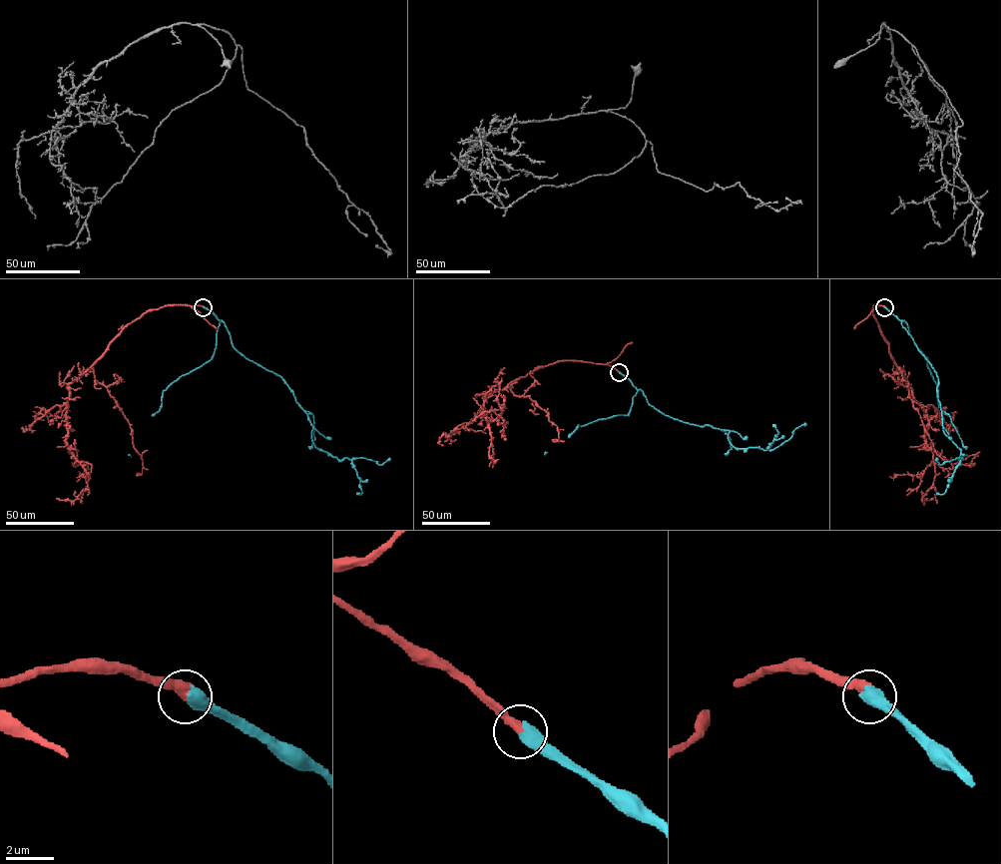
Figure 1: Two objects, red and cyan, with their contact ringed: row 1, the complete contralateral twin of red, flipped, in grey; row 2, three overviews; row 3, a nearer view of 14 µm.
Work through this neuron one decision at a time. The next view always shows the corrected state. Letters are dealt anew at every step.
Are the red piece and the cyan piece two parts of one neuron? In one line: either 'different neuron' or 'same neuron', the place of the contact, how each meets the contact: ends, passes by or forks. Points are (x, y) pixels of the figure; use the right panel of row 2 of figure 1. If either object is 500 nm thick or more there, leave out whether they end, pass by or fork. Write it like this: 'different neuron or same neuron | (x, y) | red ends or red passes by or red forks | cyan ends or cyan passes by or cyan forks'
same neuron | (884, 307)

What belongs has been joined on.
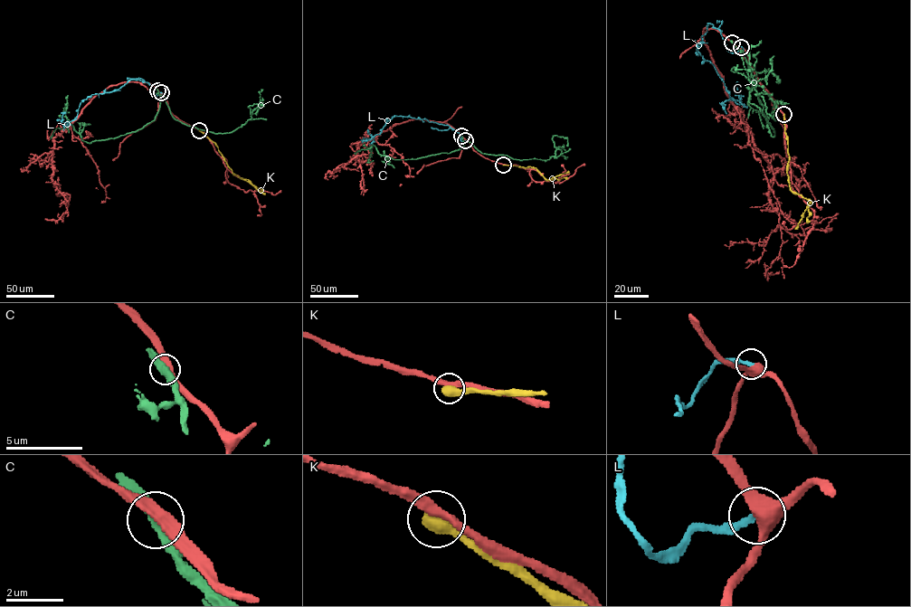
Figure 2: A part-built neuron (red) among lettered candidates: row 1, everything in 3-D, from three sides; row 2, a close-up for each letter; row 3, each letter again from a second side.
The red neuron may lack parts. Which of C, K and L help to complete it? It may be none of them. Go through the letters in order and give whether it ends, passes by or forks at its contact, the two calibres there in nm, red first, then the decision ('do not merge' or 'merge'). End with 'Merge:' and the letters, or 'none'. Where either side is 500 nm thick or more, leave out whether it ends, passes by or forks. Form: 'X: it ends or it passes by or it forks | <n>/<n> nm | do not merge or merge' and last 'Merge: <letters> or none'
C: it passes by | 360/400 nm | do not merge
K: 320/600 nm | do not merge
L: it ends | 440/260 nm | do not merge
Merge: none

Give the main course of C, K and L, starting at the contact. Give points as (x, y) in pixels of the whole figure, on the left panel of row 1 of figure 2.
C: (157, 90), (155, 118), (113, 138), (83, 141), (67, 119), (66, 106), (63, 111), (69, 112)
K: (199, 130), (216, 145), (233, 174), (265, 194)
L: (161, 92), (156, 96), (148, 83), (132, 80), (115, 90), (81, 100), (77, 117), (63, 125), (66, 112)

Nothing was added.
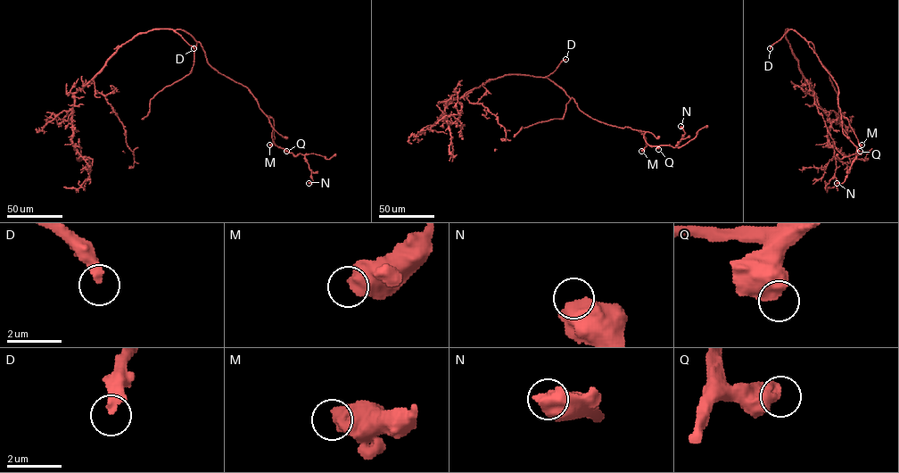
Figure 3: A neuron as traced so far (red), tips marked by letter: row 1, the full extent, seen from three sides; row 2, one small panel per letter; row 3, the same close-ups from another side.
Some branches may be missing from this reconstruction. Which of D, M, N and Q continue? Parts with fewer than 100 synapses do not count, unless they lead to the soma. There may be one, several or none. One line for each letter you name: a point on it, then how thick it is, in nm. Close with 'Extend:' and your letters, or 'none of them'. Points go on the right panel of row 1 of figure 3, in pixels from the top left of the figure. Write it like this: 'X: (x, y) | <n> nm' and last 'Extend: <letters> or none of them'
D: (770, 48) | 360 nm
Extend: D

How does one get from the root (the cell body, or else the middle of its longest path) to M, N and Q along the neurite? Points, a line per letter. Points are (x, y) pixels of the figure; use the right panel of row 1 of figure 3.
M: (788, 29), (794, 29), (809, 42), (833, 77), (838, 88), (840, 113), (847, 119), (858, 144), (861, 145)
N: (788, 29), (809, 42), (838, 88), (842, 128), (858, 154), (845, 181), (837, 183)
Q: (788, 29), (794, 29), (809, 42), (833, 77), (838, 88), (842, 128), (860, 151)

